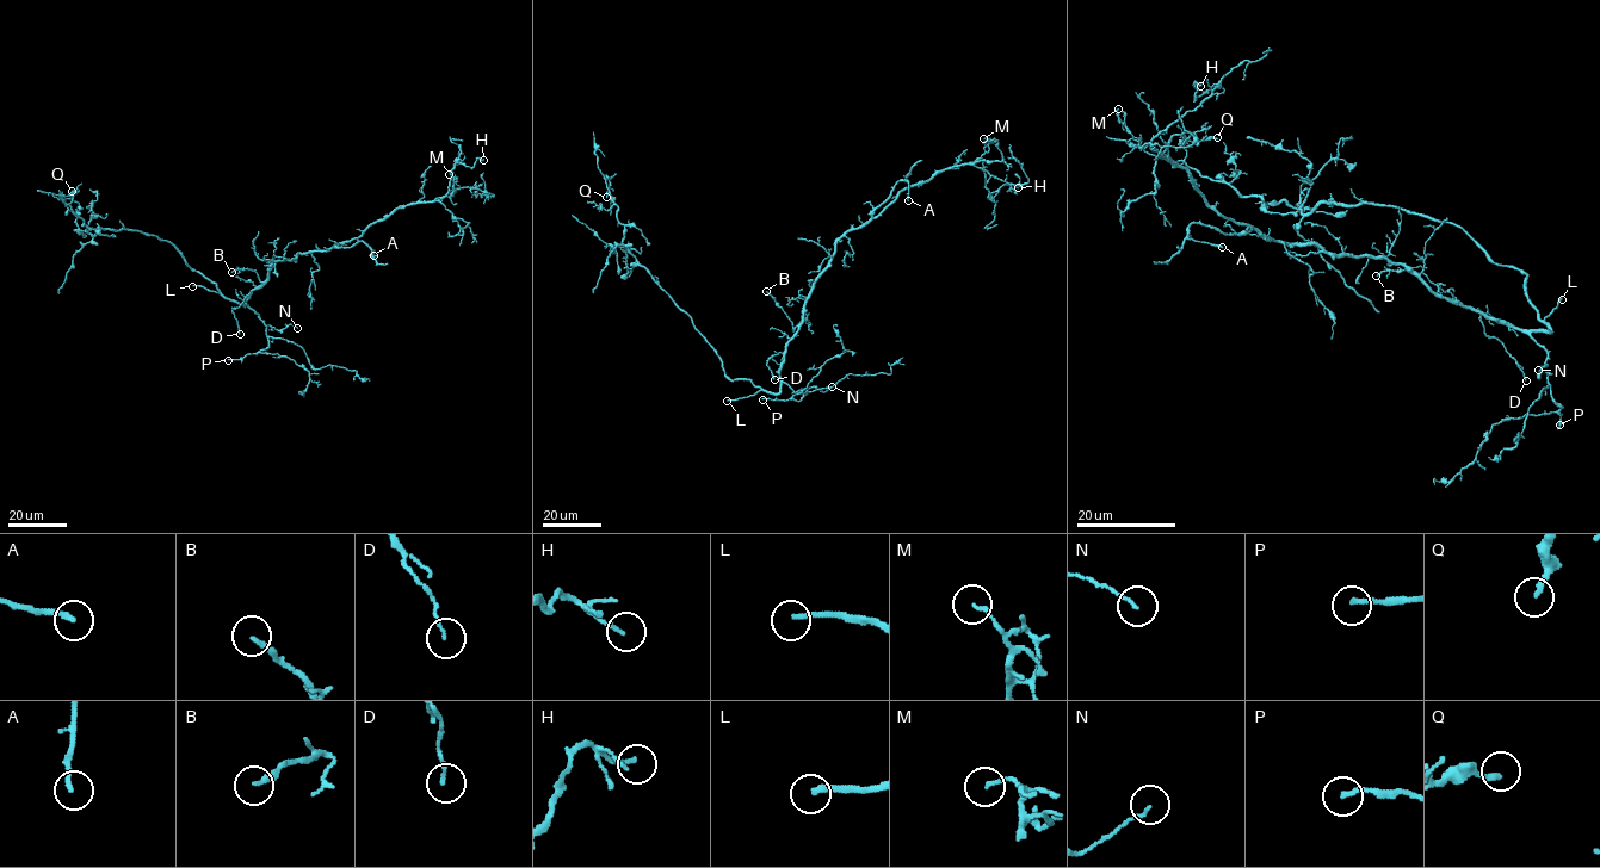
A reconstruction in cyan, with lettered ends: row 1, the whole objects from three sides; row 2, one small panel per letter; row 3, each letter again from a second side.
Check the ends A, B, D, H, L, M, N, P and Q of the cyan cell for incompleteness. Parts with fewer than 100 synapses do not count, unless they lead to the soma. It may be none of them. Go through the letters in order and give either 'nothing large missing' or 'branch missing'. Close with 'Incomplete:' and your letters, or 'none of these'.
A: nothing large missing
B: nothing large missing
D: nothing large missing
H: nothing large missing
L: branch missing
M: nothing large missing
N: nothing large missing
P: nothing large missing
Q: nothing large missing
Incomplete: L

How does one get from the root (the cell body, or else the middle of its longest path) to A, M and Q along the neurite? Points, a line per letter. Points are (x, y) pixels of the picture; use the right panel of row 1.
A: (1480, 312), (1435, 296), (1385, 258), (1190, 224), (1187, 239), (1222, 247)
M: (1480, 312), (1435, 296), (1385, 258), (1282, 243), (1224, 218), (1185, 168), (1140, 146), (1118, 109)
Q: (1480, 312), (1549, 332), (1527, 276), (1459, 227), (1241, 196), (1185, 161), (1187, 141), (1217, 137)

